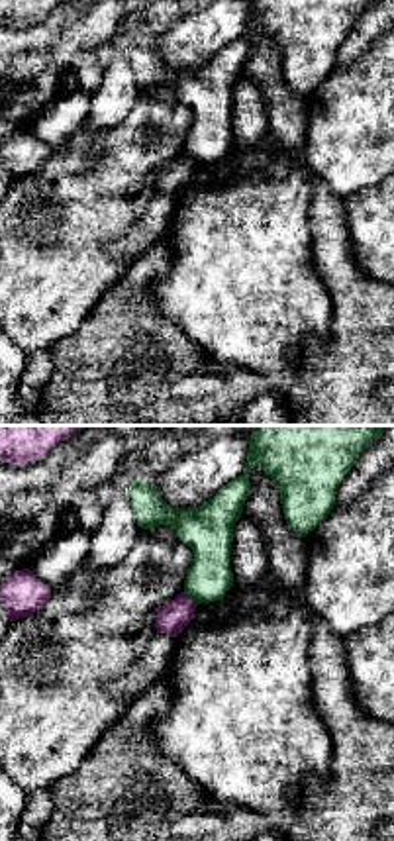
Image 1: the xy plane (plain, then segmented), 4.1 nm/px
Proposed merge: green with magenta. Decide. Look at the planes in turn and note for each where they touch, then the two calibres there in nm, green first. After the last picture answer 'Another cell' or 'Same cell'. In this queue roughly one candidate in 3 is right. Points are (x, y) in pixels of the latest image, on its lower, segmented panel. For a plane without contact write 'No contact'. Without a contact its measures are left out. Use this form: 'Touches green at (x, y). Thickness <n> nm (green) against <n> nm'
Touches green at (191, 596). Thickness 180 nm (green) against 120 nm

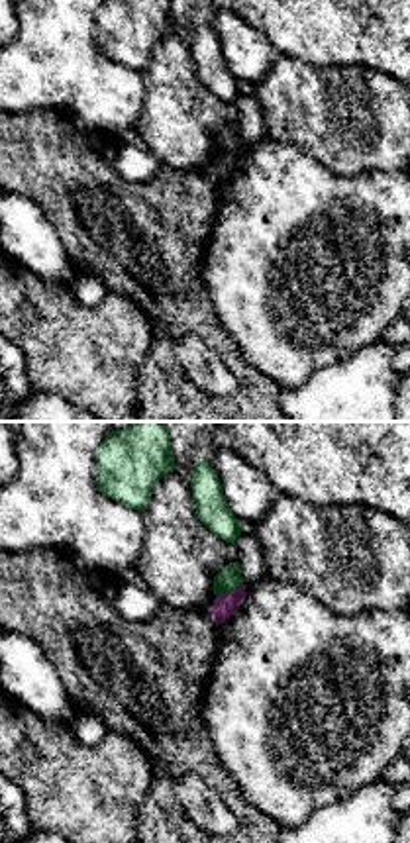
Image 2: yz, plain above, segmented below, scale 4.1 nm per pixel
Touches green at (230, 591). Thickness 100 nm (green) against 90 nm

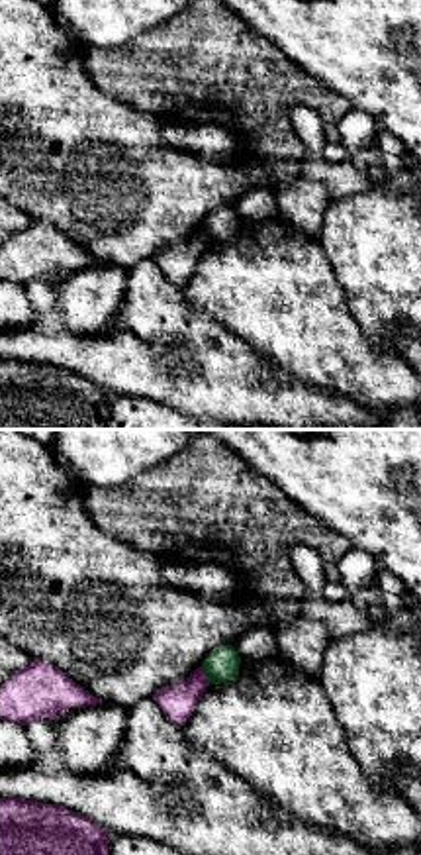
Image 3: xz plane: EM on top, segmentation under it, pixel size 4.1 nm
Touches green at (206, 675). Thickness 140 nm (green) against 150 nm

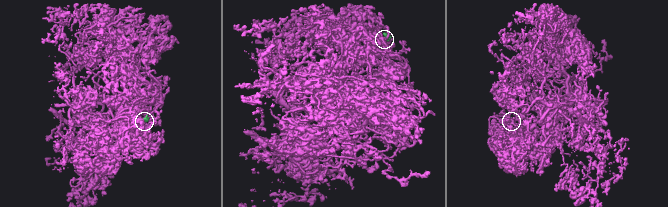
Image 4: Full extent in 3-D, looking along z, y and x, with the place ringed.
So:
Another cell

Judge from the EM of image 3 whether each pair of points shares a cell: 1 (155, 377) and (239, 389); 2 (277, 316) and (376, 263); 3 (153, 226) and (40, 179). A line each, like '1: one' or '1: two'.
1: one
2: two
3: one

